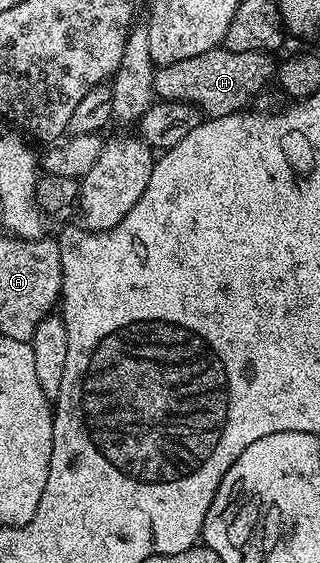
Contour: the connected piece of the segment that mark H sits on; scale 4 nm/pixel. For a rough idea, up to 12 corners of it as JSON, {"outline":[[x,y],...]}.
{"outline":[[224,46],[160,65],[153,91],[206,117],[275,80],[267,52]]}

